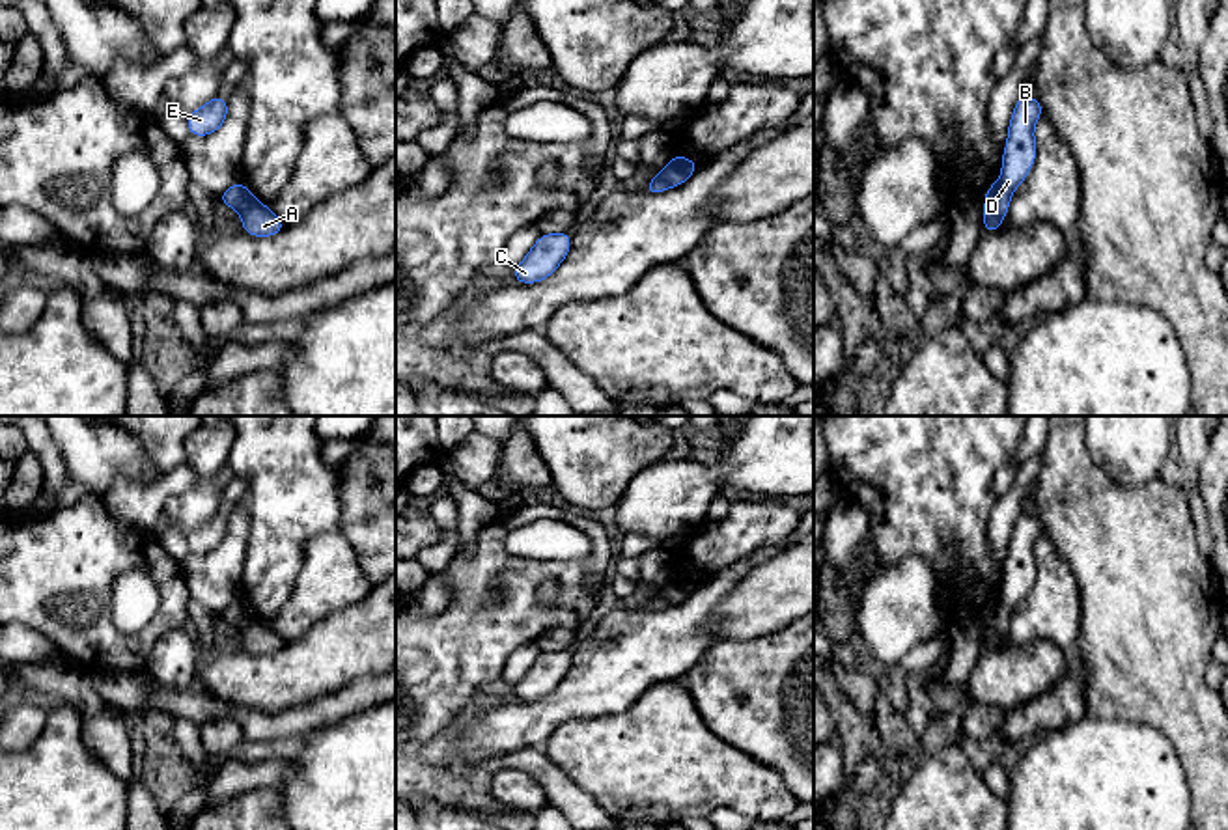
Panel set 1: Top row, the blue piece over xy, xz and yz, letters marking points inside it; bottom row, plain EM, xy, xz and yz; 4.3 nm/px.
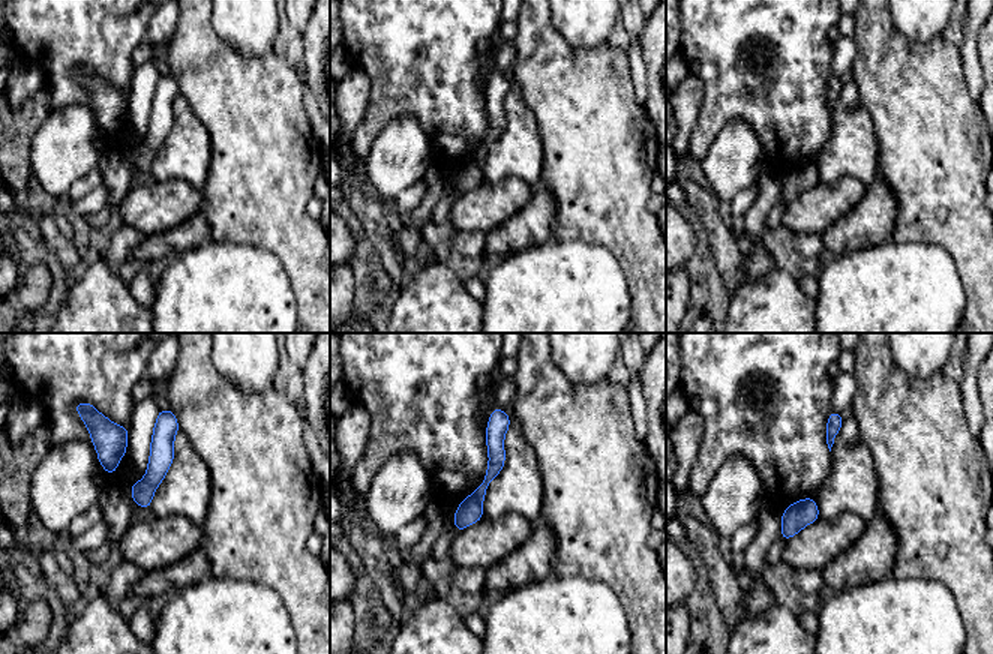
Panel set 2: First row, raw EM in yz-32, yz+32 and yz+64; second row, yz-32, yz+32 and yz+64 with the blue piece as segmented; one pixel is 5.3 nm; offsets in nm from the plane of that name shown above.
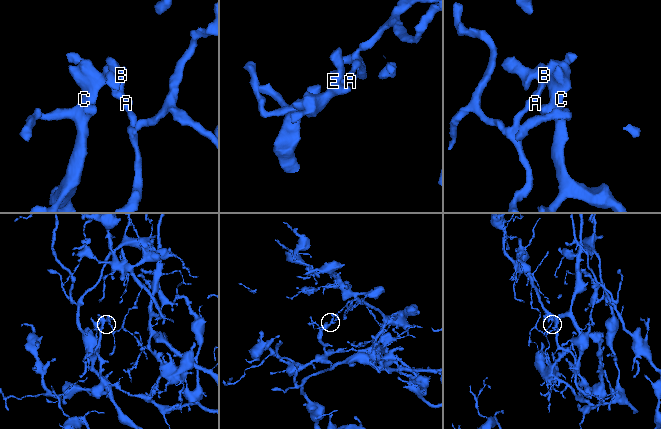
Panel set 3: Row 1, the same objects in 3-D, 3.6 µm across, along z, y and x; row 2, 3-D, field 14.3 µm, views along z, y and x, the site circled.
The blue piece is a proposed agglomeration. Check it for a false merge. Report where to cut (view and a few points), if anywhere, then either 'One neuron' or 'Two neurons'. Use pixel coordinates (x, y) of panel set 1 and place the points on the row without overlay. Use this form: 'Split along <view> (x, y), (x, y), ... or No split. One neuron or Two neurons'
Split along yz (986, 622), (1003, 636). Two neurons

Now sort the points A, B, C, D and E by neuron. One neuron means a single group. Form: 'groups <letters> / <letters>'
groups A / B C D E

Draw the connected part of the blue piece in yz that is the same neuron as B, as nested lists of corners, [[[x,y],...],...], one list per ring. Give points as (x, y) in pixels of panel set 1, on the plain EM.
[[[1021,511],[1010,543],[1006,567],[1002,571],[1002,591],[993,601],[984,617],[998,634],[1006,634],[1012,612],[1025,599],[1036,578],[1034,545],[1043,532],[1041,520],[1036,515]]]

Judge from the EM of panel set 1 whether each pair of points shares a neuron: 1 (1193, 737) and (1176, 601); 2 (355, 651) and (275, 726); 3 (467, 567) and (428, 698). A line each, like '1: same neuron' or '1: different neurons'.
1: same neuron
2: different neurons
3: same neuron

